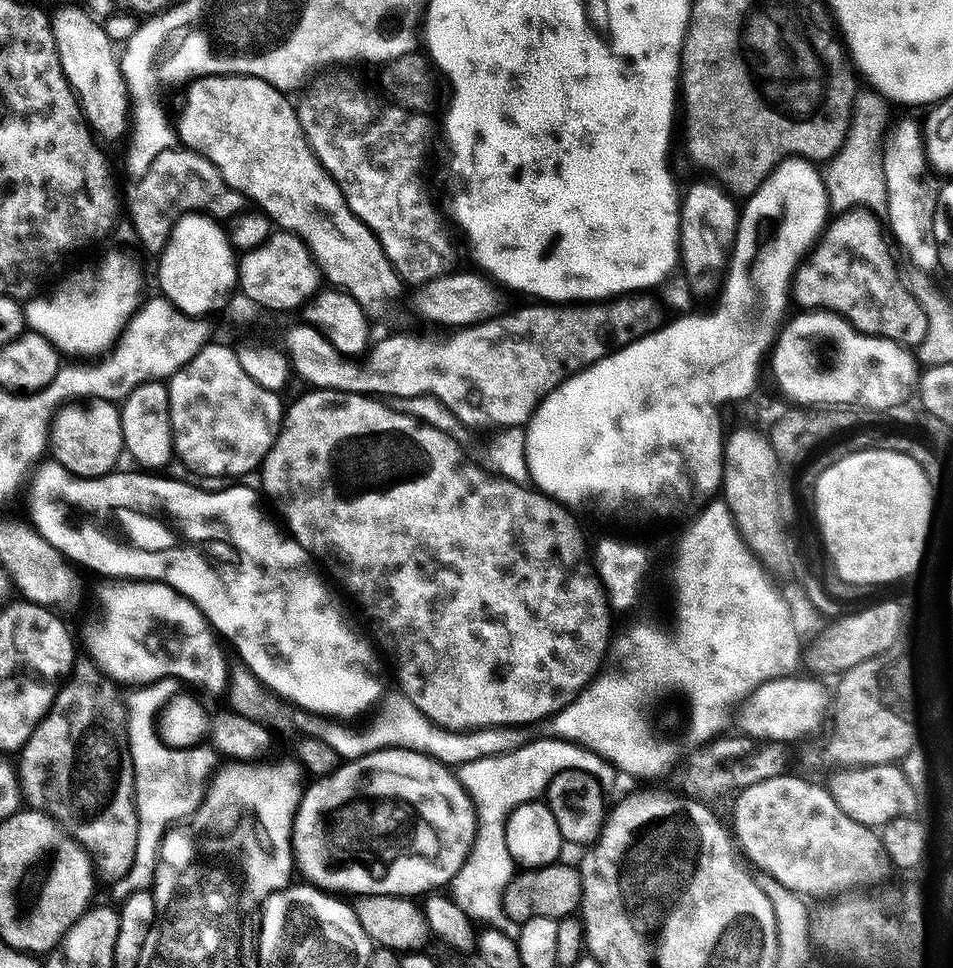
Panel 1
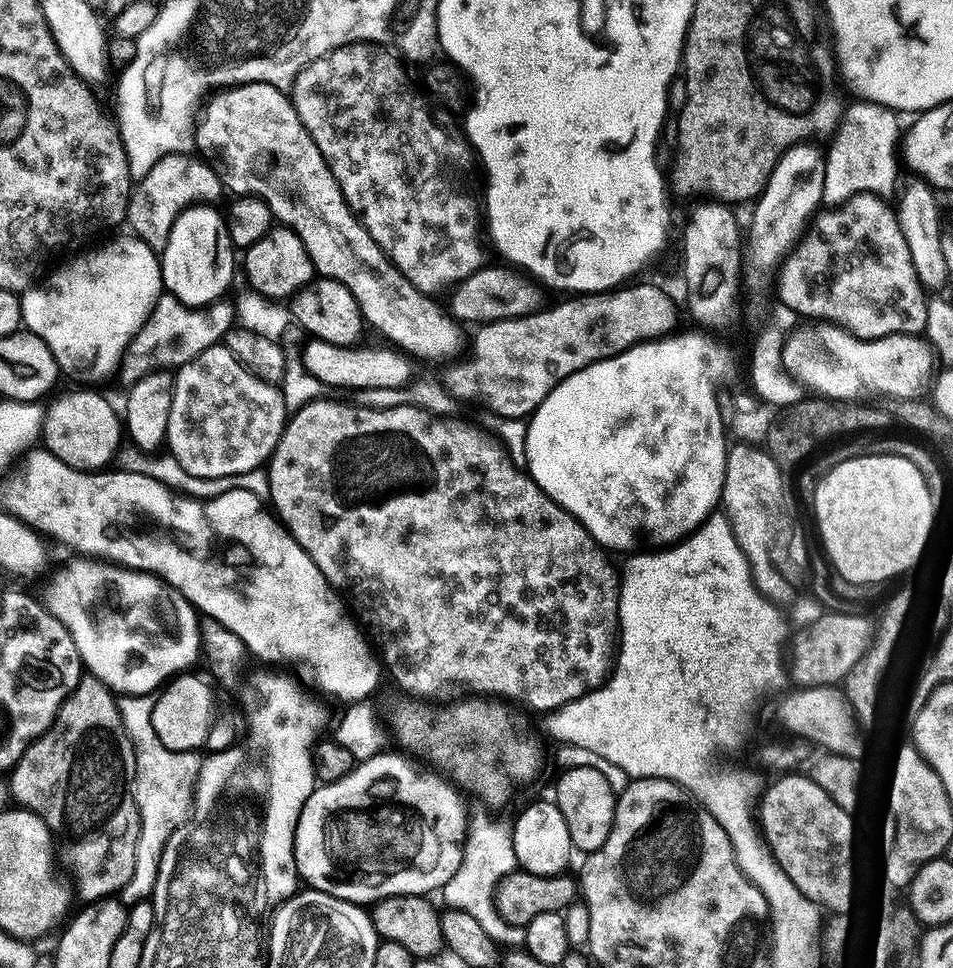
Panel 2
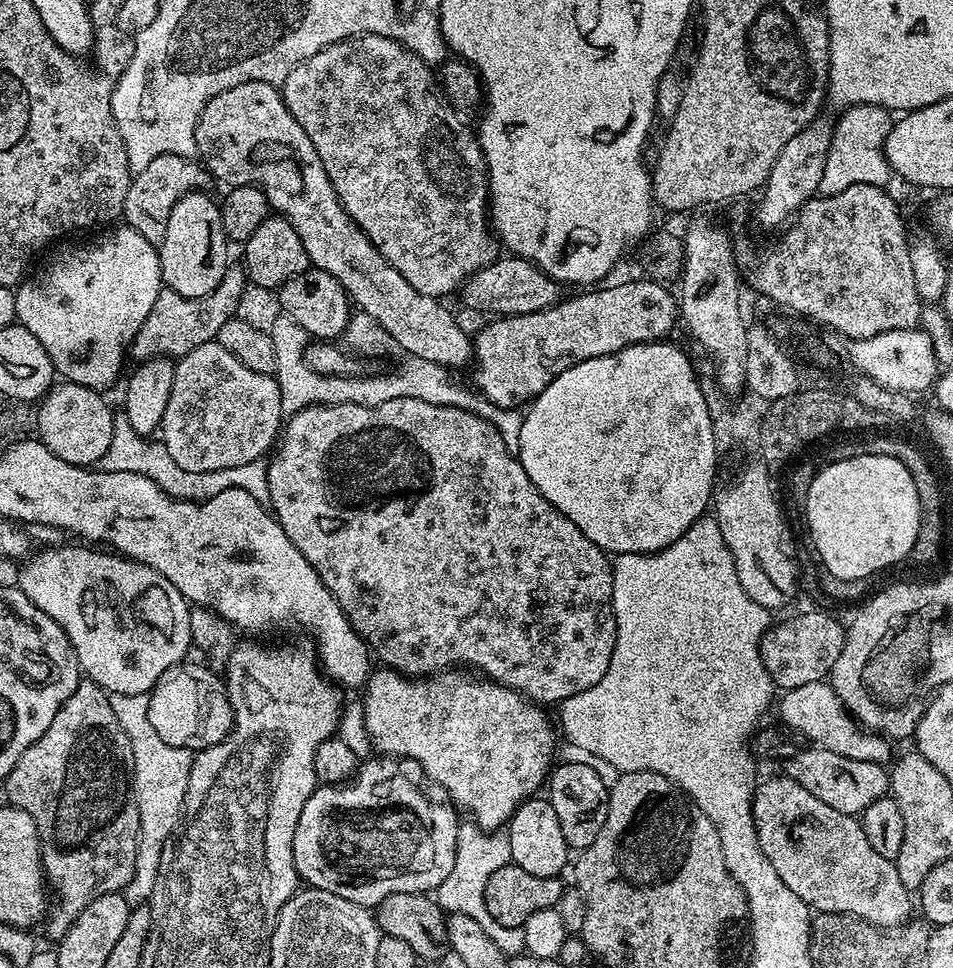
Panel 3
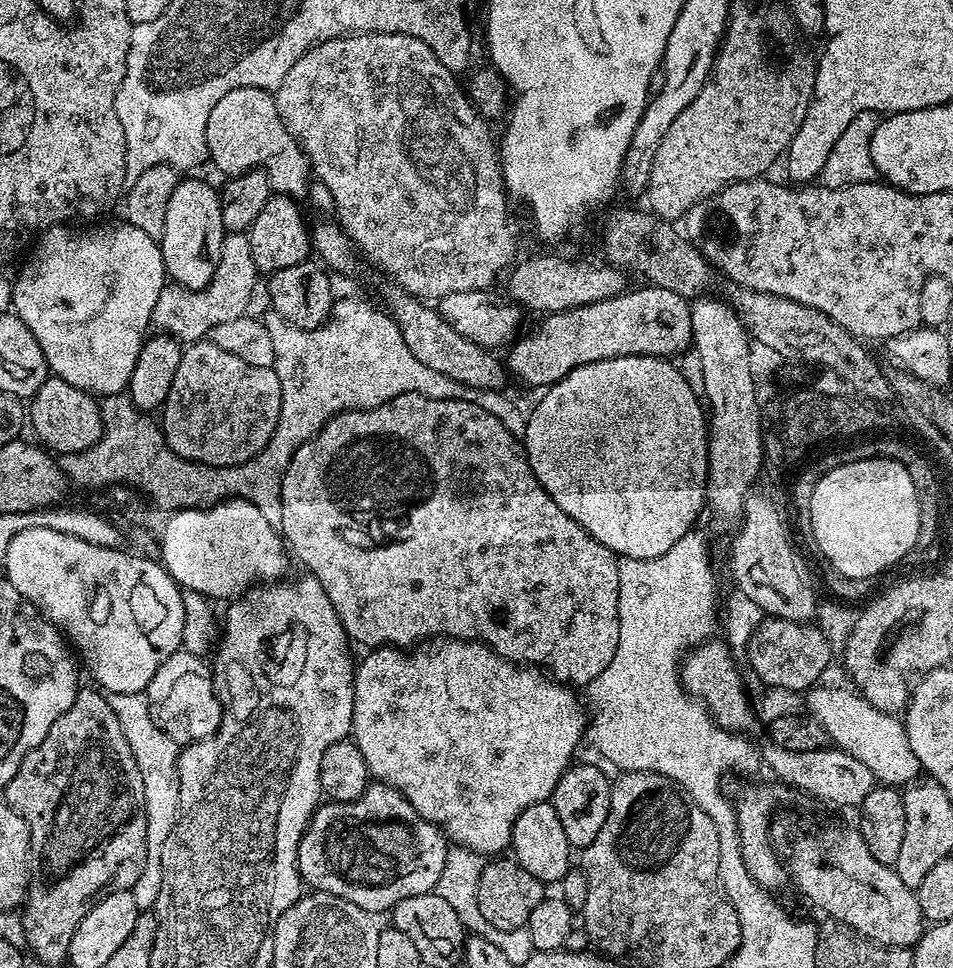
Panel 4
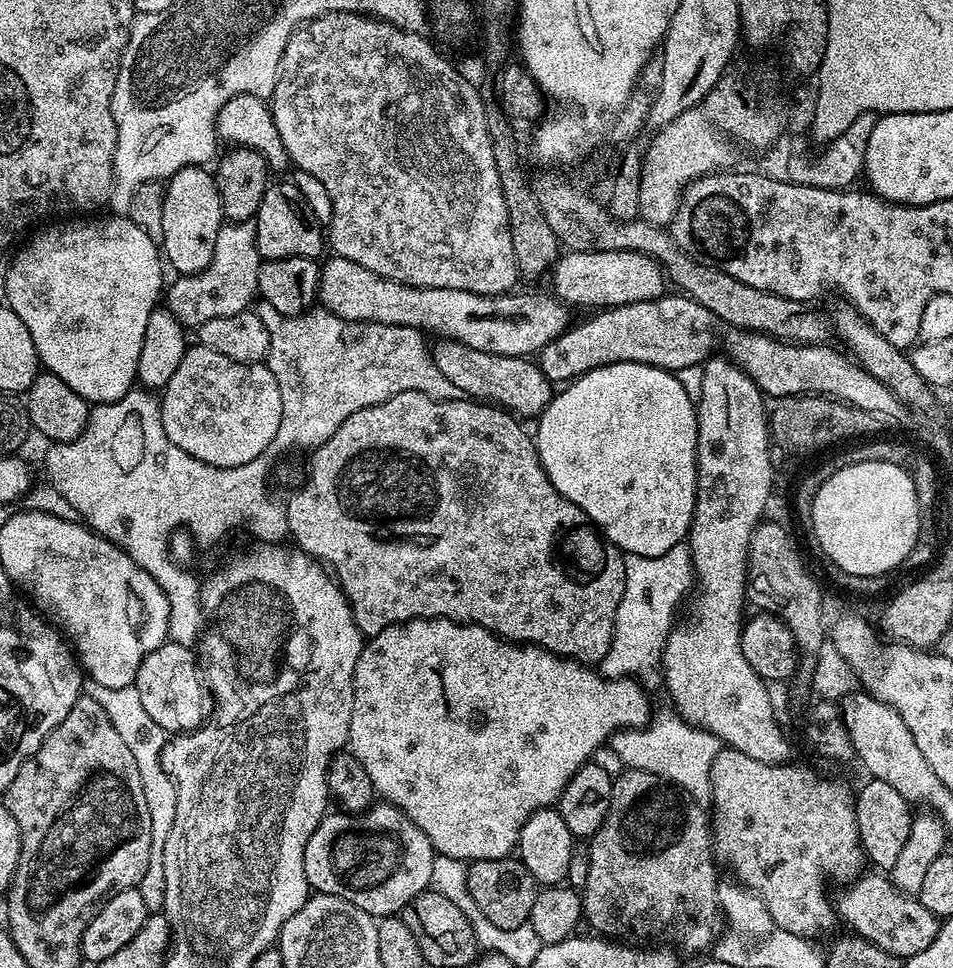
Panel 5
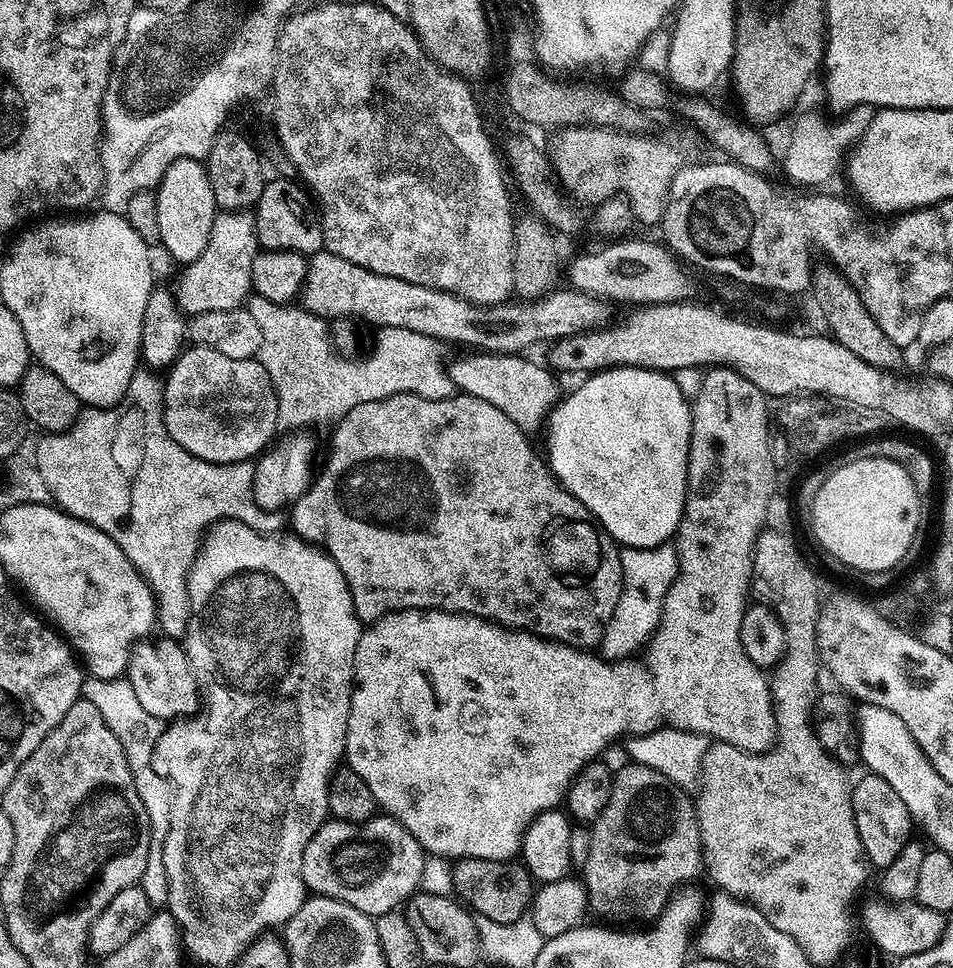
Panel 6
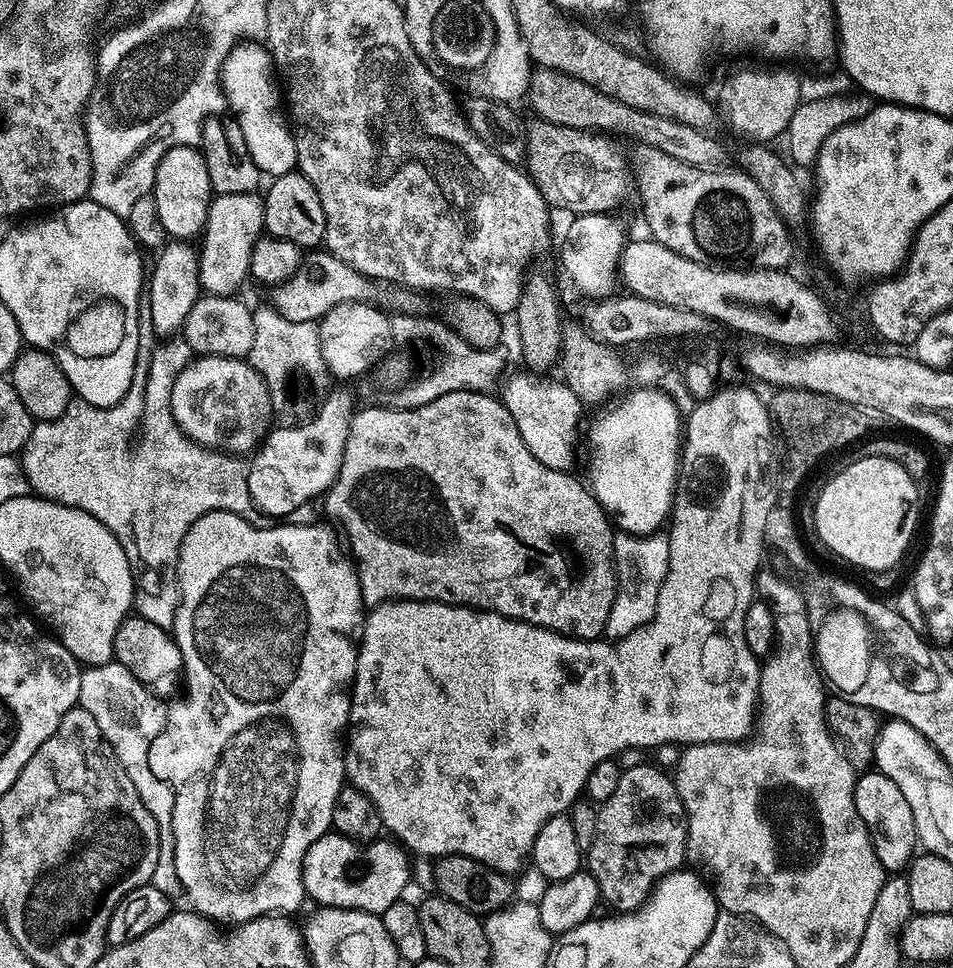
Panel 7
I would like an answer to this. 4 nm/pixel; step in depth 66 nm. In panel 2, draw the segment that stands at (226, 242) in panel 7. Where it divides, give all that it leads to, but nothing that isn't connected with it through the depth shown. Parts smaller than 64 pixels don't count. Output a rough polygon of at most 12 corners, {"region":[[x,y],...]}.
{"region":[[161,293],[118,364],[124,386],[215,347],[235,323],[219,300]]}

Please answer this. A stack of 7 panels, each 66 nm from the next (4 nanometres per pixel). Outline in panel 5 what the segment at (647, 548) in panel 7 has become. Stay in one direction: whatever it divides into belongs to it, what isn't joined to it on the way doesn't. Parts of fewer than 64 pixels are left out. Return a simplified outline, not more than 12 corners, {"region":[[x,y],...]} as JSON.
{"region":[[625,555],[626,586],[608,678],[645,678],[661,663],[692,556]]}

